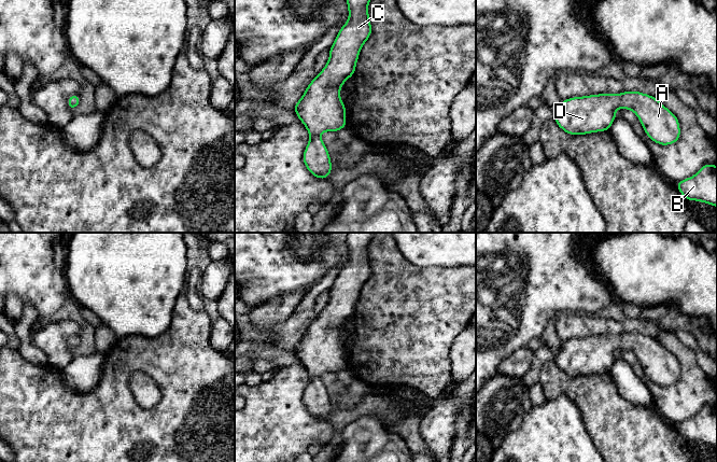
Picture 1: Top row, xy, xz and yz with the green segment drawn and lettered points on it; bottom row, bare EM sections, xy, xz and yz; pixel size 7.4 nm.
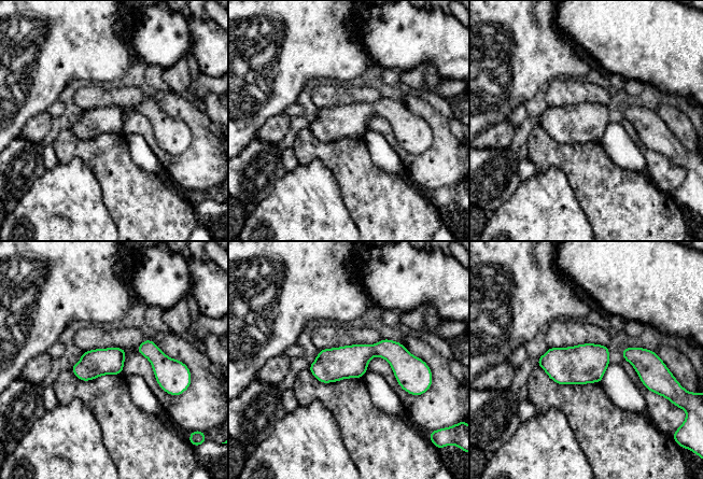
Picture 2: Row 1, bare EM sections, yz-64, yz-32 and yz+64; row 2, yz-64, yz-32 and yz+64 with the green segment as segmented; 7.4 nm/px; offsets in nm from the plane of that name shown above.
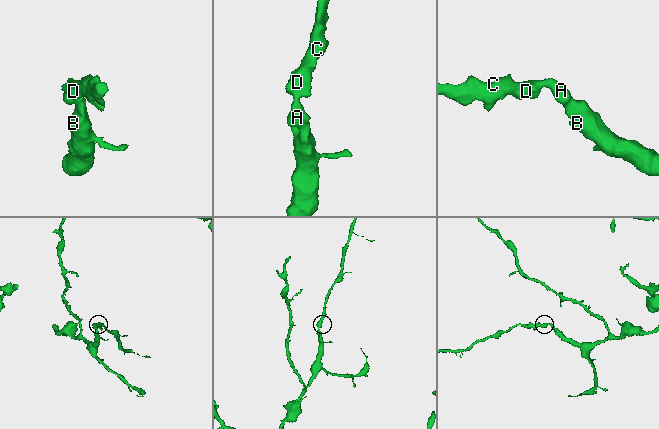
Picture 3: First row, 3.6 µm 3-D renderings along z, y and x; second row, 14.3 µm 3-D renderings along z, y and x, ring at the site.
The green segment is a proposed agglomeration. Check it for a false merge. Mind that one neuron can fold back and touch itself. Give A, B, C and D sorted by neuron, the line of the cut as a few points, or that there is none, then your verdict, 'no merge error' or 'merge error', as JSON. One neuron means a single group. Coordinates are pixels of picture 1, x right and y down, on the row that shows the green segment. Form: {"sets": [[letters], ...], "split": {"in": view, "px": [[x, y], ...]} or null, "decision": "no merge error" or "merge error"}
{"sets": [["A", "B", "C", "D"]], "split": null, "decision": "no merge error"}

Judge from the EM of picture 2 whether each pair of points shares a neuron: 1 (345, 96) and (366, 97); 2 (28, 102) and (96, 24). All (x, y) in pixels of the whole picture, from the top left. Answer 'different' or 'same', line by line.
1: same
2: same

